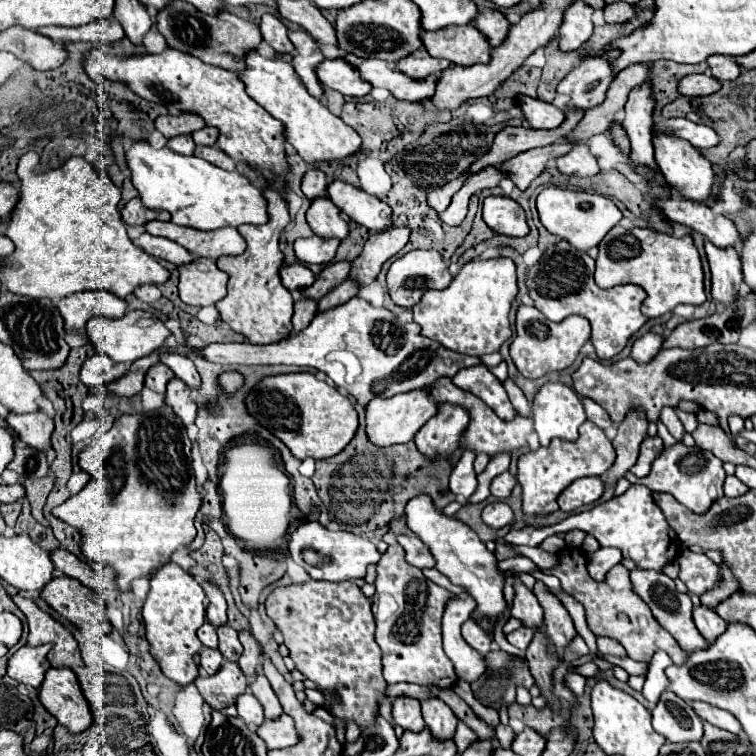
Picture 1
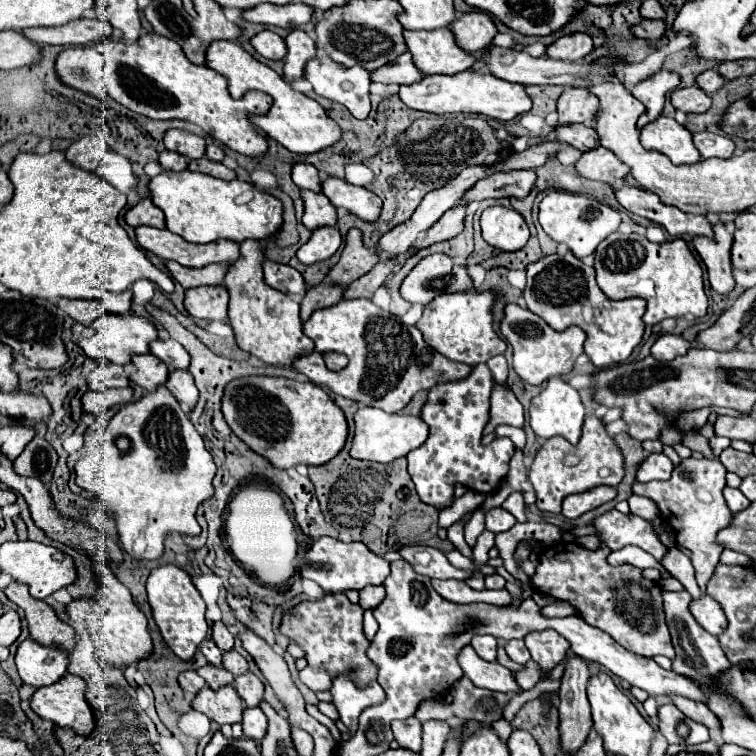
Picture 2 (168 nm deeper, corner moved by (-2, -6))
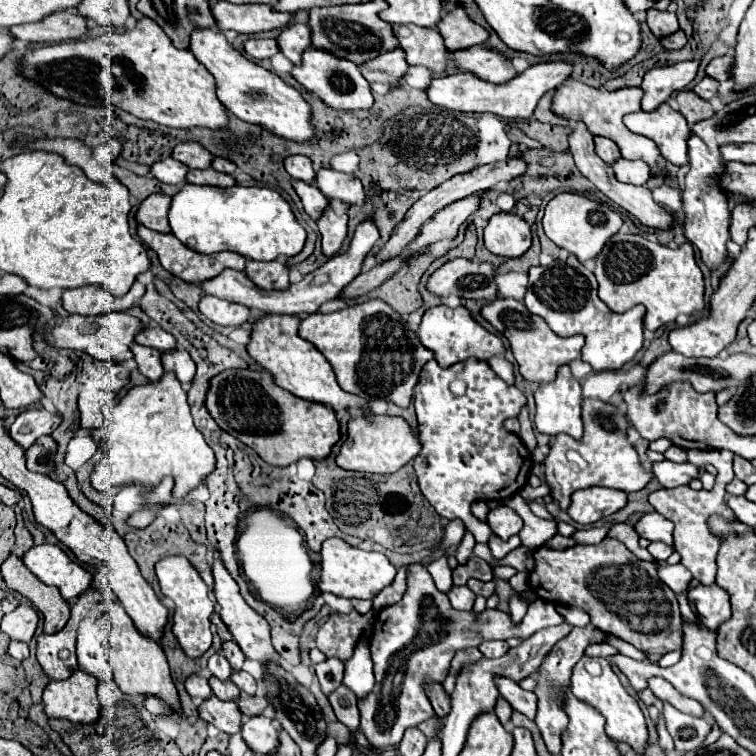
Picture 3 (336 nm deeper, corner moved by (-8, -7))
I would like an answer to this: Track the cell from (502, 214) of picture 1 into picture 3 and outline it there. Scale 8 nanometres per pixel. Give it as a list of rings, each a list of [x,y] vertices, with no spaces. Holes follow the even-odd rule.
[[[512,212],[494,214],[484,230],[484,244],[492,254],[504,258],[522,256],[532,244],[530,226]]]

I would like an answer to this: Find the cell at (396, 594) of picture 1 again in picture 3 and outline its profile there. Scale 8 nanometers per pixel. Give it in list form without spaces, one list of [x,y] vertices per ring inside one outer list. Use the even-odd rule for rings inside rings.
[[[412,564],[404,598],[388,608],[382,608],[372,626],[370,654],[374,662],[376,686],[366,700],[358,700],[362,718],[360,730],[378,750],[398,744],[406,728],[418,726],[434,716],[430,700],[424,694],[422,680],[444,682],[456,650],[480,646],[488,640],[508,640],[512,636],[524,640],[542,628],[558,626],[562,622],[564,618],[556,612],[554,604],[540,598],[528,606],[528,612],[518,626],[514,626],[512,618],[500,610],[484,610],[482,614],[458,612],[450,606],[448,596],[436,590],[428,570],[422,564]]]

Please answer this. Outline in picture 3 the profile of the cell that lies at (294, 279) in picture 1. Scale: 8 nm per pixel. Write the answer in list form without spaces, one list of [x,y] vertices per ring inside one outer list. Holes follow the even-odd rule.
[[[248,262],[246,276],[264,290],[284,290],[288,288],[288,268],[282,262]]]

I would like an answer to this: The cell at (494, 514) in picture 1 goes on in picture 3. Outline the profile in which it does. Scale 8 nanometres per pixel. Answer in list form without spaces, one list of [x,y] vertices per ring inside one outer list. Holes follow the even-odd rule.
[[[498,506],[488,512],[488,526],[496,536],[508,540],[522,530],[522,518],[508,506]]]

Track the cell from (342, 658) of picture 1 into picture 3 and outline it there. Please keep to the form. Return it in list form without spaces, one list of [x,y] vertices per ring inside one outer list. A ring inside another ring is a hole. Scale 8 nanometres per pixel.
[[[356,610],[350,614],[332,614],[326,622],[320,624],[318,636],[316,636],[316,646],[320,652],[324,652],[328,658],[336,656],[342,662],[346,662],[358,638],[366,628],[370,628],[374,622],[374,612],[368,614],[358,614]]]

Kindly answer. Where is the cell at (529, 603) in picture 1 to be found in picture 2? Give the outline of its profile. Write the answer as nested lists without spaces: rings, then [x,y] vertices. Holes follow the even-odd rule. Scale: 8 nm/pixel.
[[[544,629],[544,631],[530,631],[524,637],[524,643],[528,651],[532,653],[532,659],[538,661],[544,669],[544,675],[552,671],[570,649],[570,643],[556,631]]]

